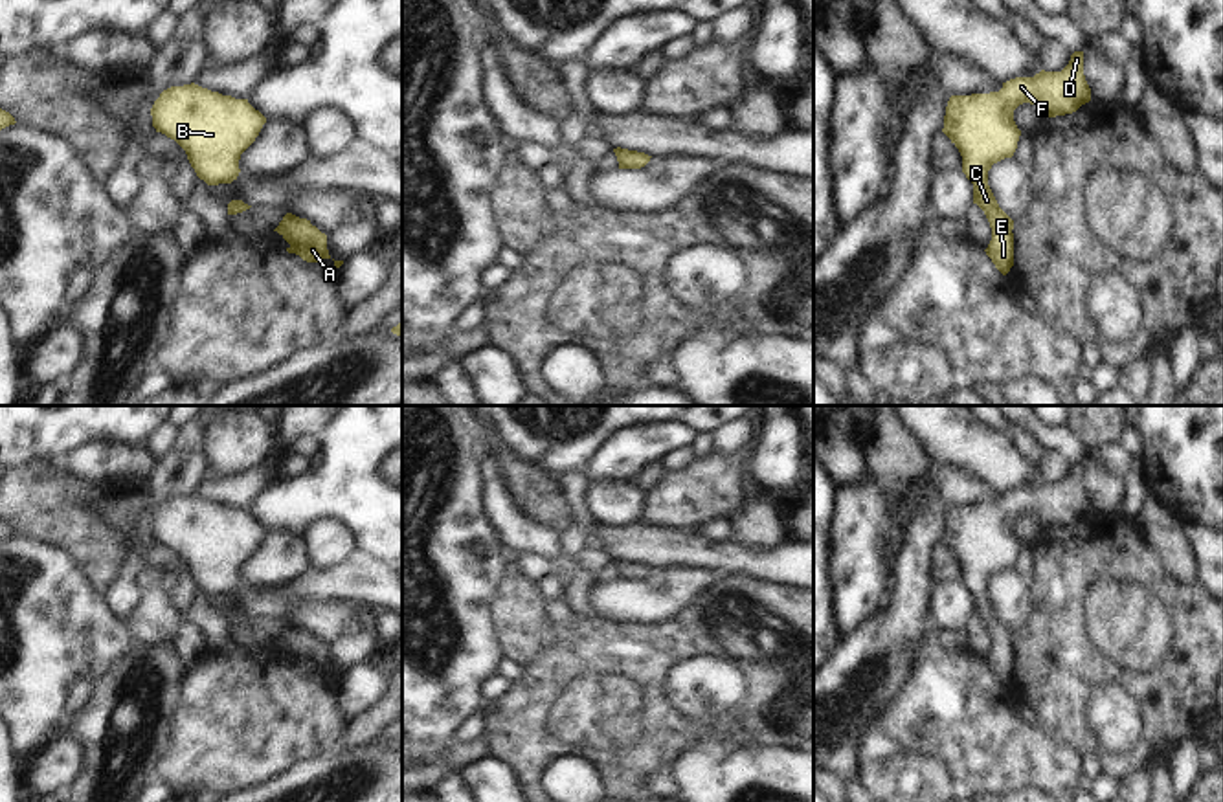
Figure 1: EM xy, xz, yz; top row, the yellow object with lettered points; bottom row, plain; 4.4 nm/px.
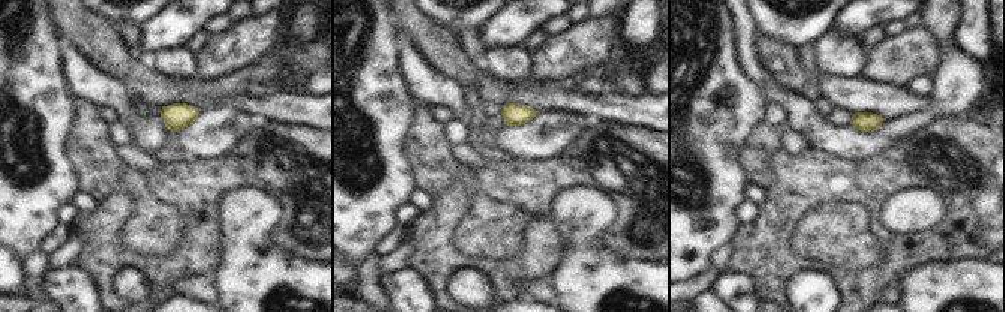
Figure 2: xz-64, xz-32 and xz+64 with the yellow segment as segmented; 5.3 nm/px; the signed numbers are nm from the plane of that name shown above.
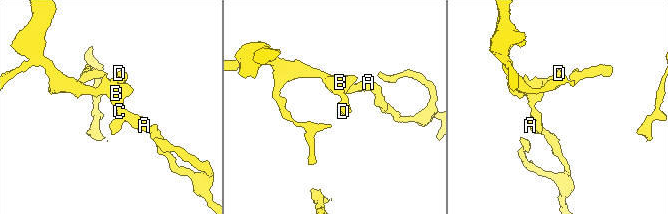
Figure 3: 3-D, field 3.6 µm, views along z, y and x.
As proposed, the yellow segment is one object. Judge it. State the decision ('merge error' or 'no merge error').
no merge error

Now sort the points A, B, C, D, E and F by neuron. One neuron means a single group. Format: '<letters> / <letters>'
A B C D E F

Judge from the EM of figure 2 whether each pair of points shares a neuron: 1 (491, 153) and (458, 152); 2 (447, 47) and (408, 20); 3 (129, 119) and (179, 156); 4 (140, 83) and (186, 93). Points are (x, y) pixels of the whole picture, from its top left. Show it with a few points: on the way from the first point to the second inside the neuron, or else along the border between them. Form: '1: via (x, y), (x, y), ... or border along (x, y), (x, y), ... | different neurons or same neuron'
1: border along (465, 143), (488, 159) | different neurons
2: via (438, 45), (417, 26) | same neuron
3: border along (165, 146), (149, 153) | different neurons
4: via (152, 87), (174, 92) | same neuron

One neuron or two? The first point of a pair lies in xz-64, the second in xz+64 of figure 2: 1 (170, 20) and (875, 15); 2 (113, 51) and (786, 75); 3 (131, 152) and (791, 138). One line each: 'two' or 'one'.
1: one
2: one
3: one

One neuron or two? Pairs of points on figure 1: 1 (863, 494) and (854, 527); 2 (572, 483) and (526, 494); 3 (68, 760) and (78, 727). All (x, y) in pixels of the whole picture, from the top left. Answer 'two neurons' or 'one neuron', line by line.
1: one neuron
2: two neurons
3: two neurons

